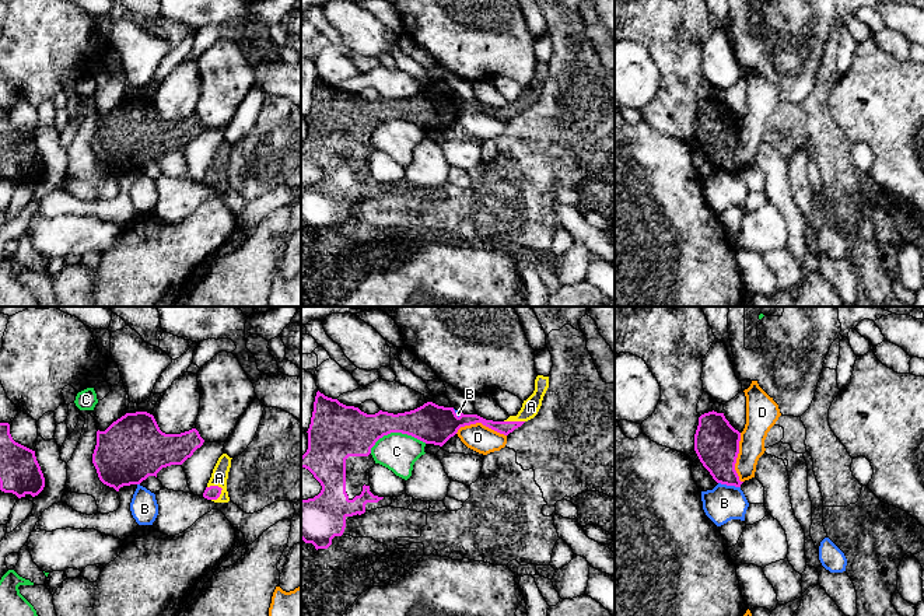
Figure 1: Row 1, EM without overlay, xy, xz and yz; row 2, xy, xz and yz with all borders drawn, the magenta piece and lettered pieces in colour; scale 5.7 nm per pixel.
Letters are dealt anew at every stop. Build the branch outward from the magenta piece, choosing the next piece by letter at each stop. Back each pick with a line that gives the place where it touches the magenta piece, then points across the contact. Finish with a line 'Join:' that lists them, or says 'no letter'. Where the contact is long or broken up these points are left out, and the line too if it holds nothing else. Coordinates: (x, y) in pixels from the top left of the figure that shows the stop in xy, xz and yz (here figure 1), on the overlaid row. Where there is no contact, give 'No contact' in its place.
A: Touches magenta at xy (220, 493). Path across: xy (213, 492), (220, 493), (219, 478)
Join: A

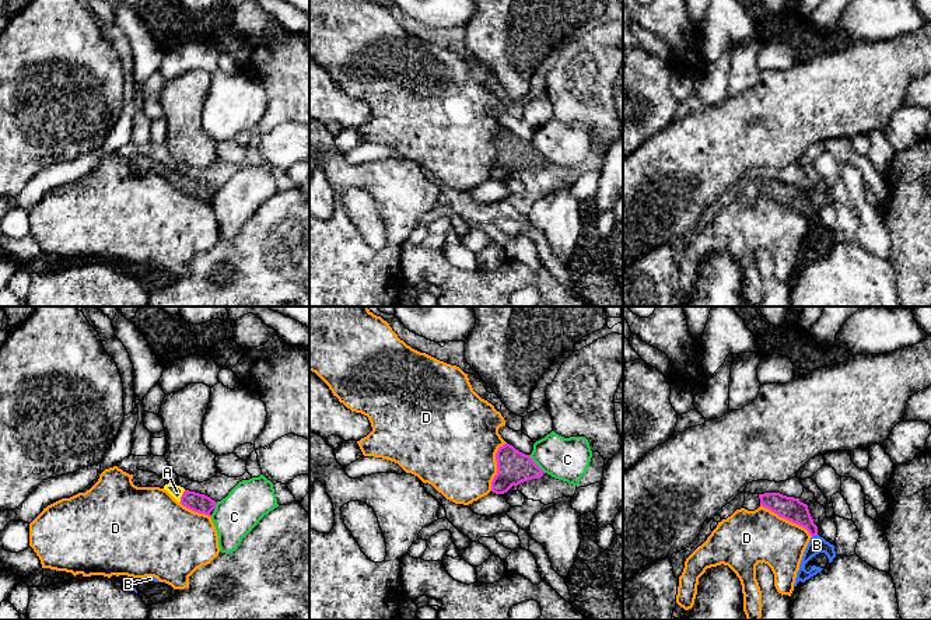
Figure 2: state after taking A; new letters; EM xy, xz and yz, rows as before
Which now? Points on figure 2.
A: Touches magenta at xy (182, 496). Path across: xy (199, 503), (182, 496), (177, 491)
Join: A

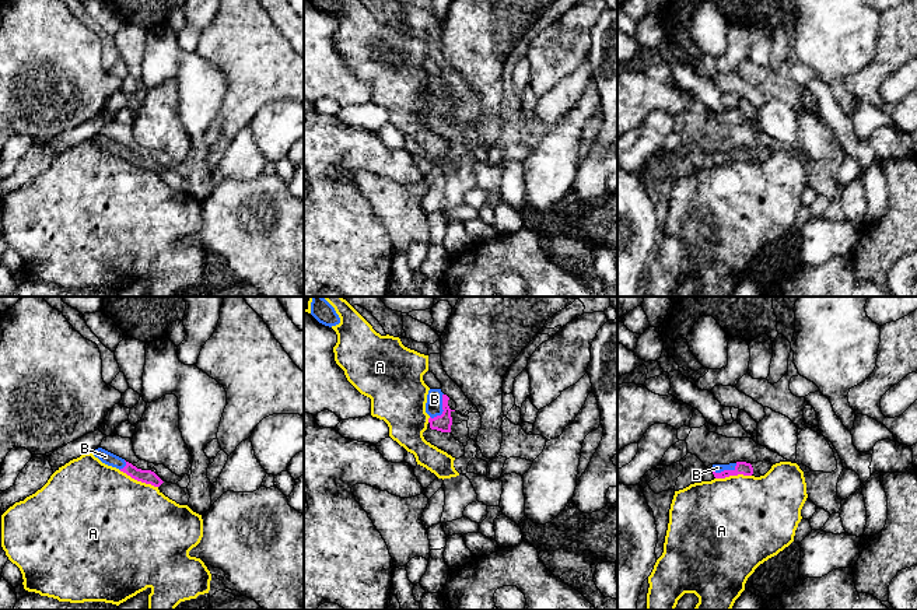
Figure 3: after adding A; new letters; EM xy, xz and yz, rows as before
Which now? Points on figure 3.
B: Touches magenta at xz (443, 409). Path across: xz (443, 423), (443, 409), (434, 399)
Join: B

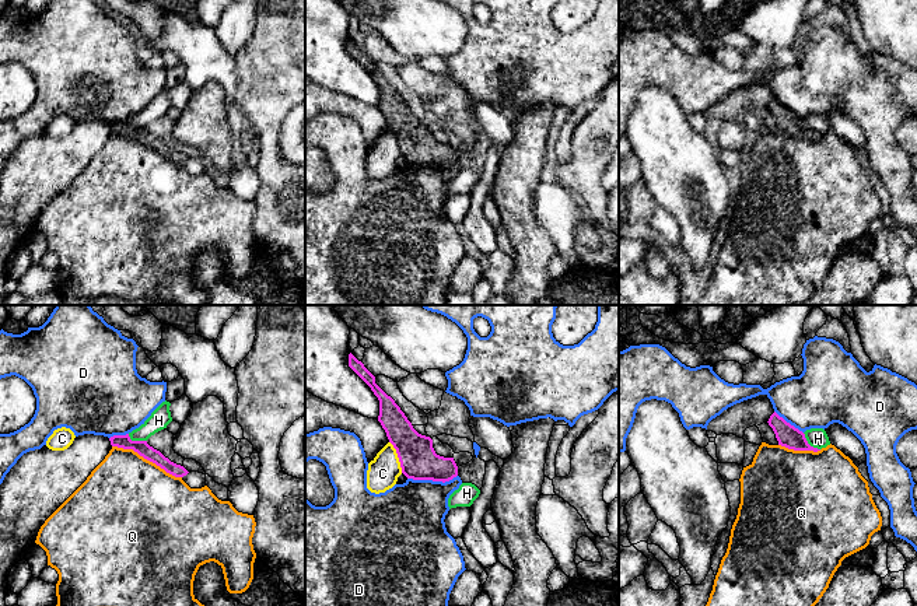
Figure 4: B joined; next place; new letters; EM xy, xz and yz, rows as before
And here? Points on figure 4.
Join: no letter

